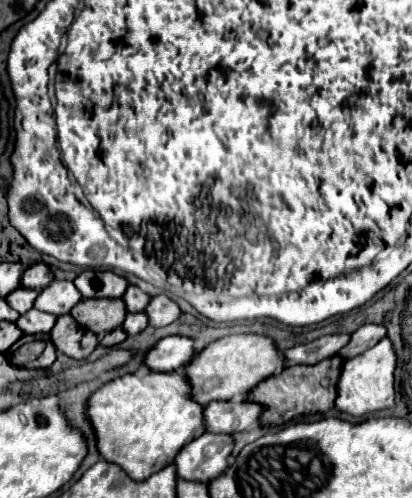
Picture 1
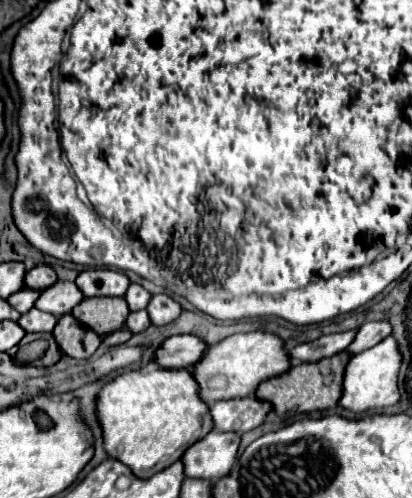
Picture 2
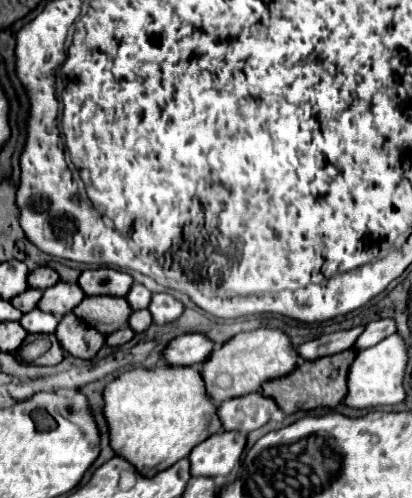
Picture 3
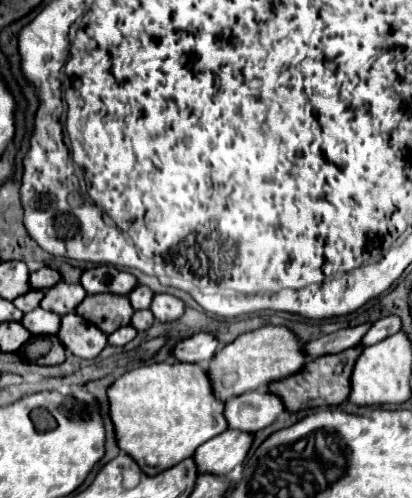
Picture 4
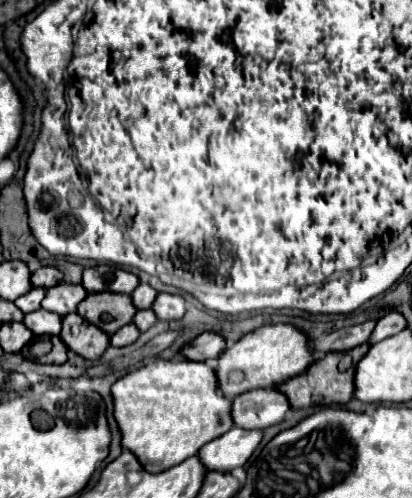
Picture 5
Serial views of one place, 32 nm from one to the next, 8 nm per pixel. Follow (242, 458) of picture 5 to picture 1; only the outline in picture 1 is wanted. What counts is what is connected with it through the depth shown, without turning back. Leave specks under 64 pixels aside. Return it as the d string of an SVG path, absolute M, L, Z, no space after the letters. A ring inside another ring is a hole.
M202 434L188 446L180 448L172 462L184 480L214 480L226 468L226 458L232 452L232 438L228 434Z

